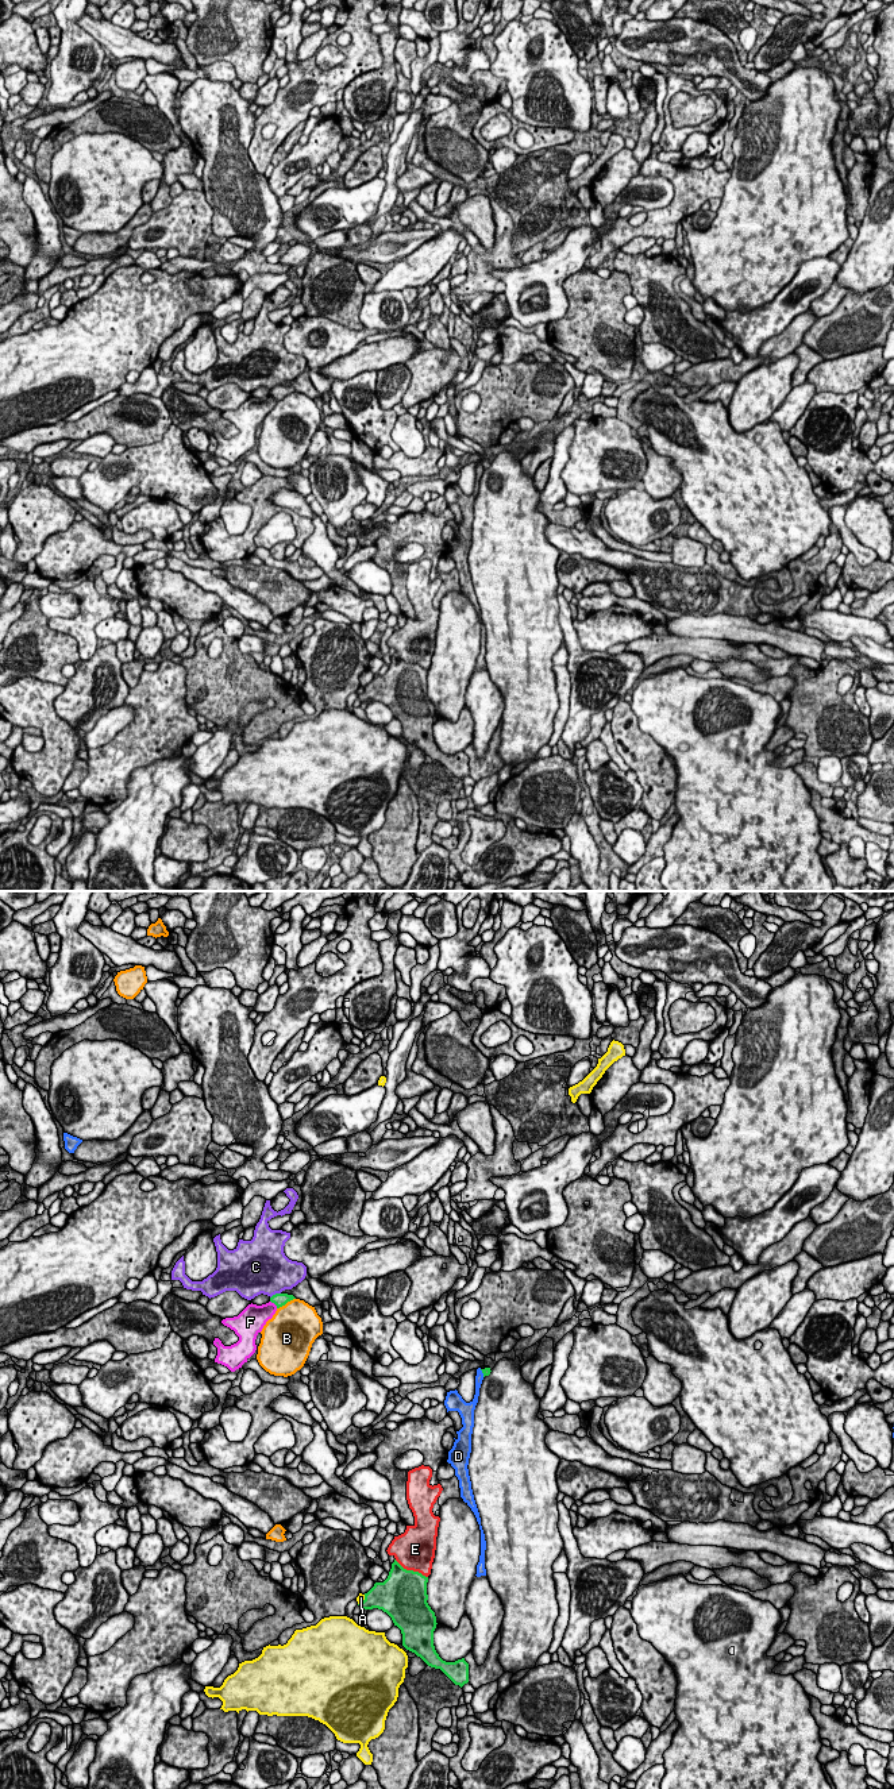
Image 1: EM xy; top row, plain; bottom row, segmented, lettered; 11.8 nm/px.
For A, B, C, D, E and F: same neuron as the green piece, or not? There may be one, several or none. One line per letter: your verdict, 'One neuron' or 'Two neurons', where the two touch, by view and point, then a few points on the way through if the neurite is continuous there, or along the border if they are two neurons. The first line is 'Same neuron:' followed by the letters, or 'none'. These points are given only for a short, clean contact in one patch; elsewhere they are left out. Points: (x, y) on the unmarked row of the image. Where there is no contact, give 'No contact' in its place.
Same neuron: none
A: Two neurons. Touches green at xy (363, 693)
B: Two neurons. Touches green at xy (285, 396)
C: Two neurons. Touches green at xy (276, 386). Boundary: xy (280, 385), (270, 390)
D: Two neurons. Touches green at xy (482, 465). Boundary: xy (480, 462), (484, 469)
E: Two neurons. Touches green at xy (411, 663)
F: Two neurons. Touches green at xy (274, 396)

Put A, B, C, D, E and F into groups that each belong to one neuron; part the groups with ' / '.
A / B / C / D / E / F

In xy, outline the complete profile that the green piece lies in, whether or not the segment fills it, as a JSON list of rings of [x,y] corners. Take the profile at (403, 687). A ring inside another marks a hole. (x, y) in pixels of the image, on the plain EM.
[[[394,652],[388,671],[384,675],[375,675],[358,698],[361,702],[378,701],[386,705],[401,722],[402,739],[428,759],[440,762],[462,780],[469,775],[469,756],[465,751],[446,755],[436,745],[433,724],[438,716],[435,705],[427,695],[427,675],[428,670],[404,662]]]

